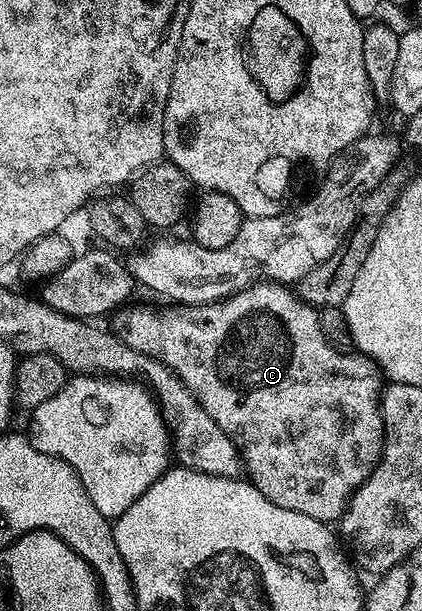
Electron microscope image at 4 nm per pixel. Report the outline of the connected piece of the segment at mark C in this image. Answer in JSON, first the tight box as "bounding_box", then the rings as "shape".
{"bounding_box":[112,281,385,524],"shape":[[[272,281],[255,283],[235,292],[234,295],[228,295],[226,299],[218,299],[215,303],[161,305],[165,307],[148,307],[147,304],[141,303],[138,307],[129,306],[122,306],[112,316],[113,334],[123,341],[123,345],[135,349],[135,353],[143,353],[159,361],[181,378],[181,384],[197,398],[201,408],[211,417],[211,421],[215,421],[215,425],[219,425],[219,429],[236,445],[248,482],[253,483],[255,489],[259,489],[259,493],[267,497],[267,501],[279,505],[279,509],[291,509],[291,513],[307,513],[307,517],[315,517],[320,523],[332,524],[340,520],[353,495],[377,468],[377,462],[381,460],[381,450],[385,447],[385,422],[381,416],[383,372],[377,362],[369,355],[360,353],[345,355],[349,353],[338,350],[323,333],[318,308],[305,302],[292,286],[284,283]]]}

